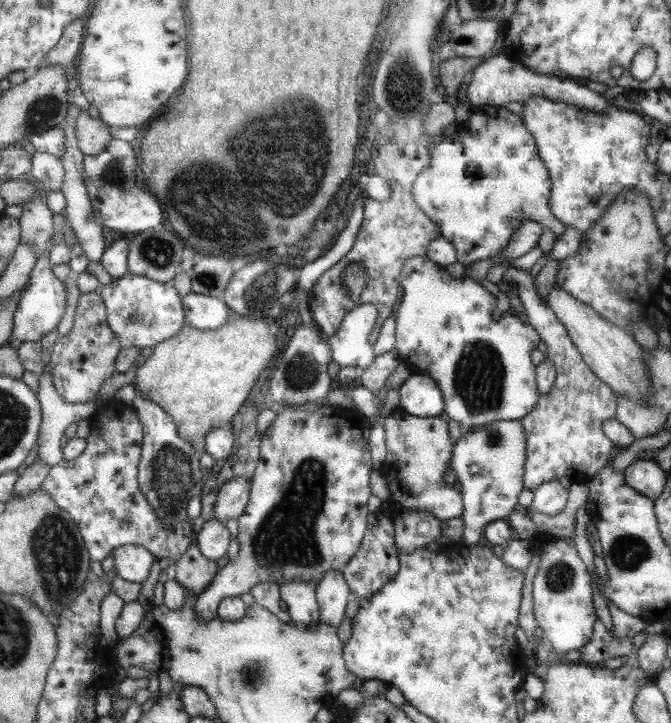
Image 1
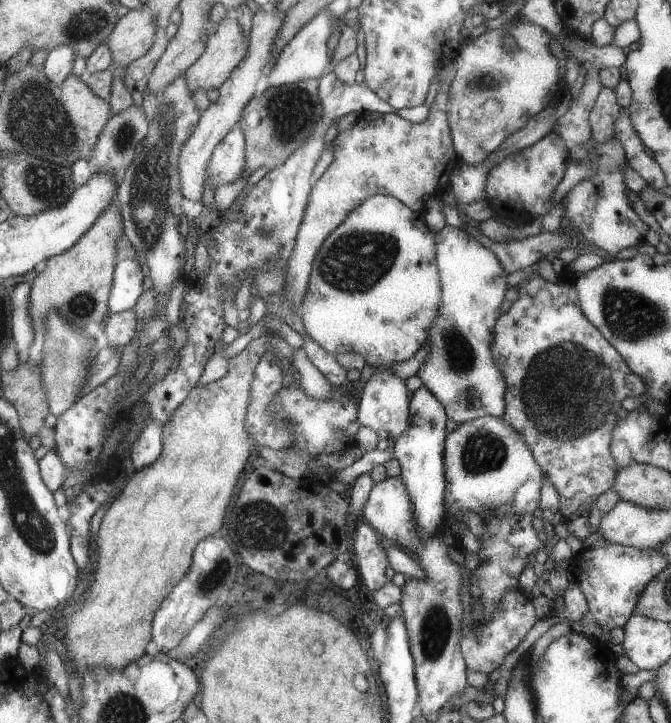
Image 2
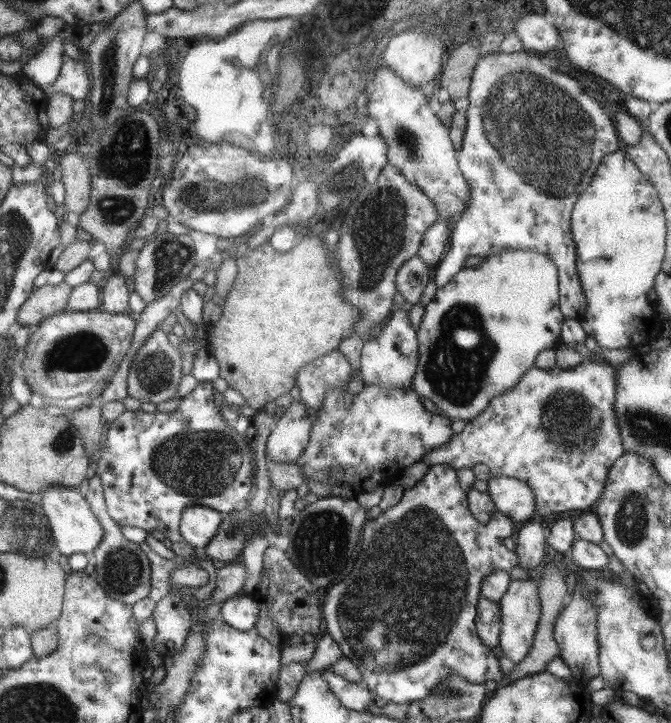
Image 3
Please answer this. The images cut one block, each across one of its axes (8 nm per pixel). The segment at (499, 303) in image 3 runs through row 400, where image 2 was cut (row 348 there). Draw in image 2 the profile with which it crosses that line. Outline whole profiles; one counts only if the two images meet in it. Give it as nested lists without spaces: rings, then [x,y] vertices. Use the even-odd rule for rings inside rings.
[[[445,225],[434,234],[436,264],[443,286],[443,316],[431,328],[431,349],[417,369],[415,382],[422,384],[446,409],[456,424],[485,415],[500,417],[505,411],[506,380],[491,356],[493,328],[505,292],[505,271],[488,248],[464,230]]]

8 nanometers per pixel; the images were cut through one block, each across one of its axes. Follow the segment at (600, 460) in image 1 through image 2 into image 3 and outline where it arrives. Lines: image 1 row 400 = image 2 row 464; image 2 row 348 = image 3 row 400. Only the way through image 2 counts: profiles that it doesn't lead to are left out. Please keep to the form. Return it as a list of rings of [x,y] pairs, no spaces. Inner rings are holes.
[[[594,359],[582,360],[568,369],[557,366],[547,370],[530,368],[518,386],[490,400],[490,408],[483,412],[483,416],[466,421],[461,432],[447,439],[443,446],[423,454],[418,461],[427,466],[448,464],[455,470],[484,464],[492,477],[514,478],[524,482],[533,493],[534,512],[542,517],[551,512],[567,510],[586,512],[601,495],[614,460],[625,451],[613,408],[616,376],[618,372],[614,367]]]

